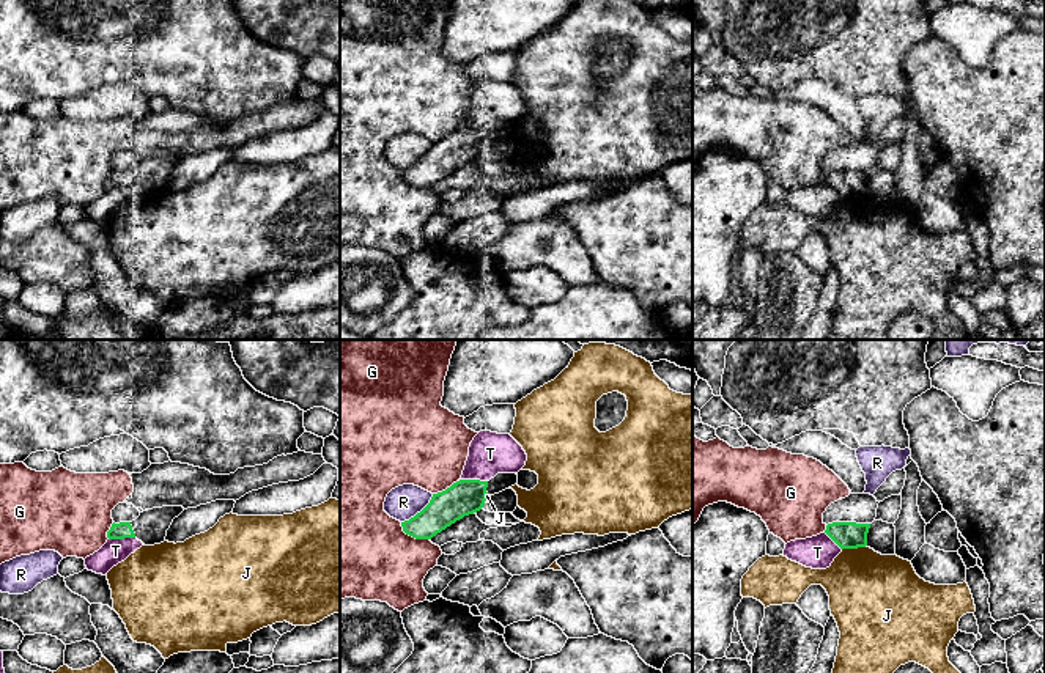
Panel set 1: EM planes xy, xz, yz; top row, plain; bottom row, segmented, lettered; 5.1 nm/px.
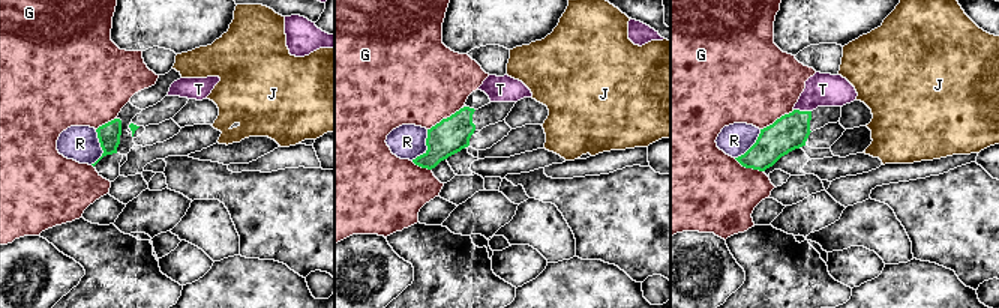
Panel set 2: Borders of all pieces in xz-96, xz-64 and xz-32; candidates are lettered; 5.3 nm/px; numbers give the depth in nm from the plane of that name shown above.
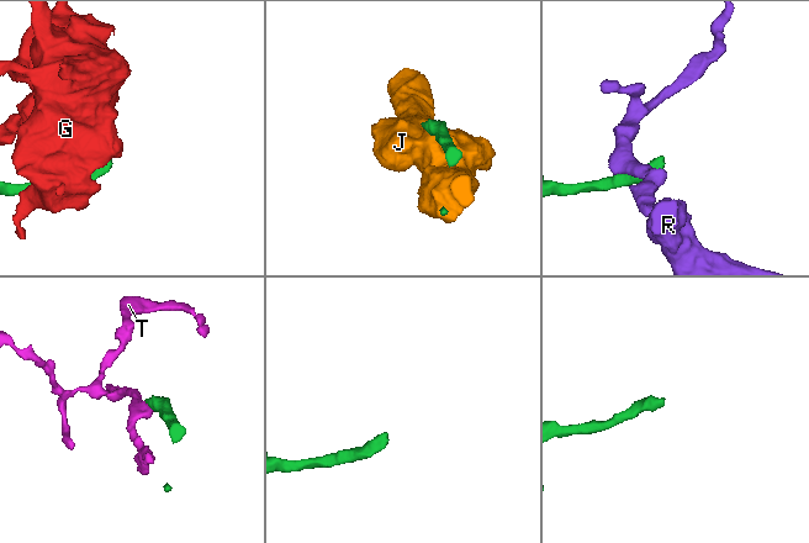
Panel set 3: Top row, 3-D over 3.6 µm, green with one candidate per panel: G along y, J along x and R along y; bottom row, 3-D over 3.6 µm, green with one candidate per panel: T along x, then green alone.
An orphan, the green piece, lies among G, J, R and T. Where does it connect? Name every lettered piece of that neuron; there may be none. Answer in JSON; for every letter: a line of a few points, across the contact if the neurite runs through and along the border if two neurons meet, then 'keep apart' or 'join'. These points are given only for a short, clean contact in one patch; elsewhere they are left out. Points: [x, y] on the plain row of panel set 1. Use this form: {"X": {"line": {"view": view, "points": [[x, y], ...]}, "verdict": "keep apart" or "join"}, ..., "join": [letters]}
{"G": {"verdict": "keep apart"}, "J": {"verdict": "keep apart"}, "R": {"line": {"view": "xz", "points": [[433, 142], [419, 159], [402, 170]]}, "verdict": "keep apart"}, "T": {"verdict": "keep apart"}, "join": []}

